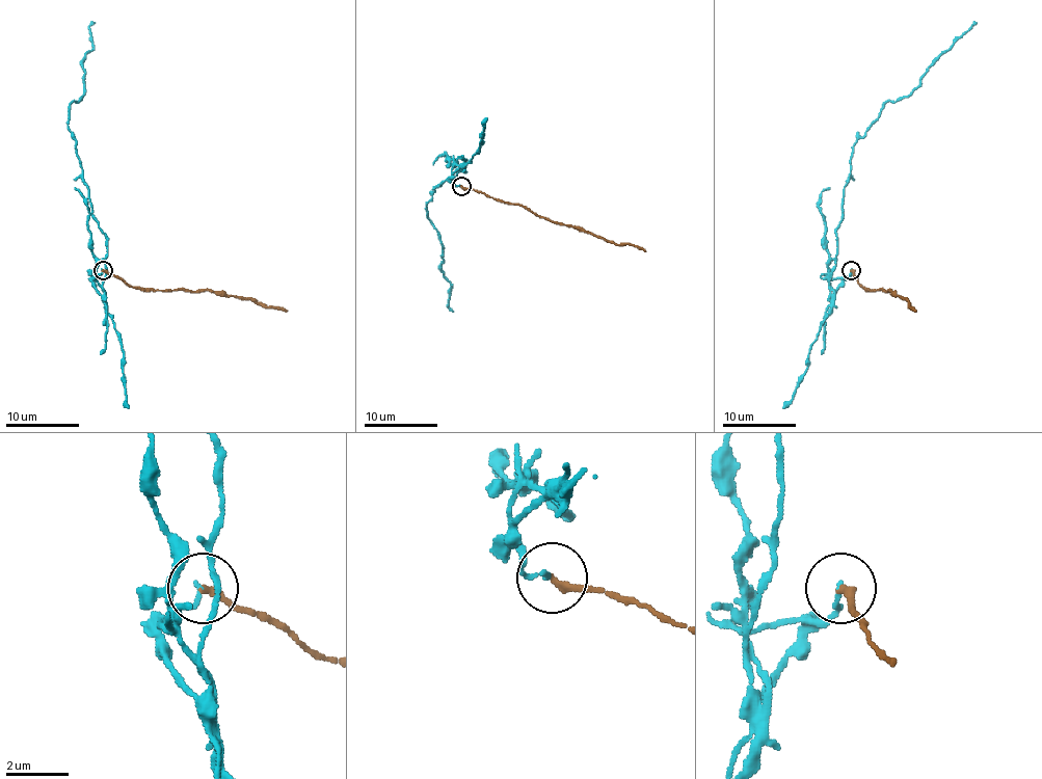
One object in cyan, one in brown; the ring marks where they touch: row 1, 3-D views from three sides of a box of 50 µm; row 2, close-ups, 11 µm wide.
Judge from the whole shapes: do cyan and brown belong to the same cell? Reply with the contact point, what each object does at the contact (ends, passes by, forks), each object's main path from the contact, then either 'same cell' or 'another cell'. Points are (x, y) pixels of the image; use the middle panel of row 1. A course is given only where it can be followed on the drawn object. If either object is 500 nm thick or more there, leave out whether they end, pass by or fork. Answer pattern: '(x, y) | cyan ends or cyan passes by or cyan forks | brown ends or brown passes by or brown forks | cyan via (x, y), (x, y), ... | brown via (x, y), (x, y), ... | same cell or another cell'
(461, 186) | cyan ends | brown ends | cyan via (461, 187), (451, 168), (458, 165), (465, 172), (434, 188), (427, 204), (453, 311) | brown via (461, 187), (497, 199), (518, 204), (538, 216), (571, 225), (618, 245), (630, 243), (646, 250) | another cell

